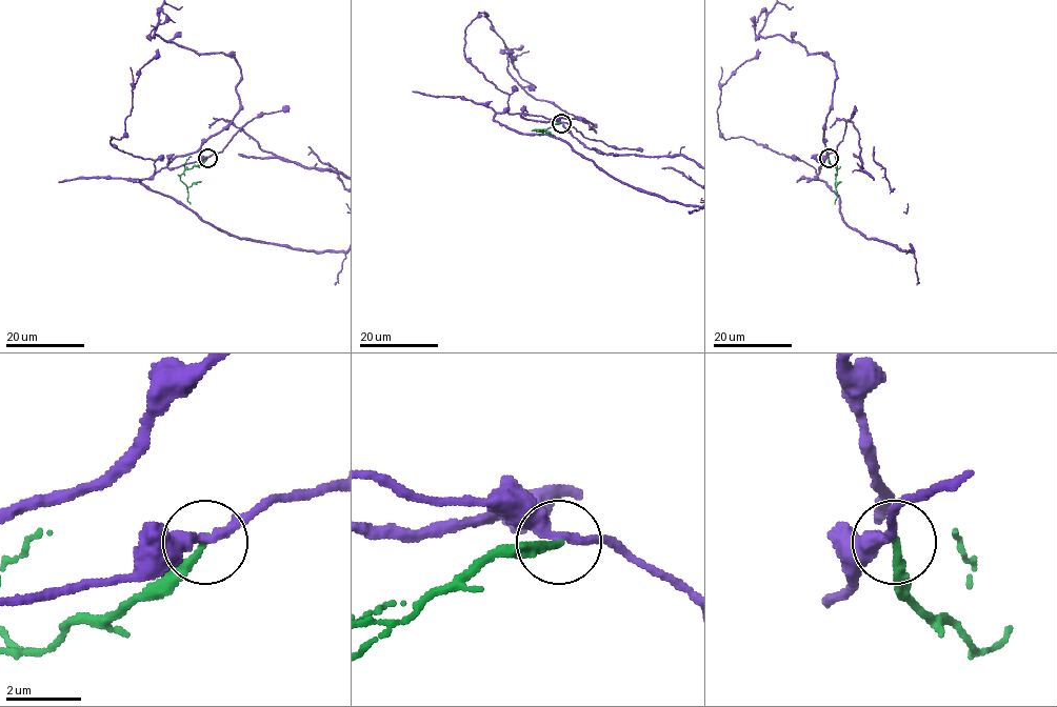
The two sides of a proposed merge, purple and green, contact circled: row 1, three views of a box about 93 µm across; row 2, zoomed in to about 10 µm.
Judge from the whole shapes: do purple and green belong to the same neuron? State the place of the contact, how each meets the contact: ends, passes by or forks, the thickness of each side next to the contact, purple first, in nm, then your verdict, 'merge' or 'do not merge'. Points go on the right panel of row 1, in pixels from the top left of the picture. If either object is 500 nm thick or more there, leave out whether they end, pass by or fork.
at (829, 158); purple passes by; green ends there; 320 nm thick on the purple side, 240 nm on the other; do not merge

